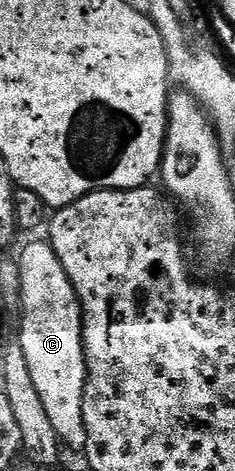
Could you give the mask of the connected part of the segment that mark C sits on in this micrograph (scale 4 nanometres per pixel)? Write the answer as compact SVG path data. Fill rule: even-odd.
M41 241L26 244L24 252L18 255L18 262L23 307L22 318L19 320L21 323L18 342L22 345L22 353L26 353L26 365L30 365L30 378L34 380L34 389L38 389L38 394L42 397L46 414L54 425L54 433L58 433L65 448L73 447L80 453L86 445L86 421L82 417L82 405L88 380L88 366L84 360L84 314L80 311L74 285L66 269L62 269L62 261L58 261L51 243Z

